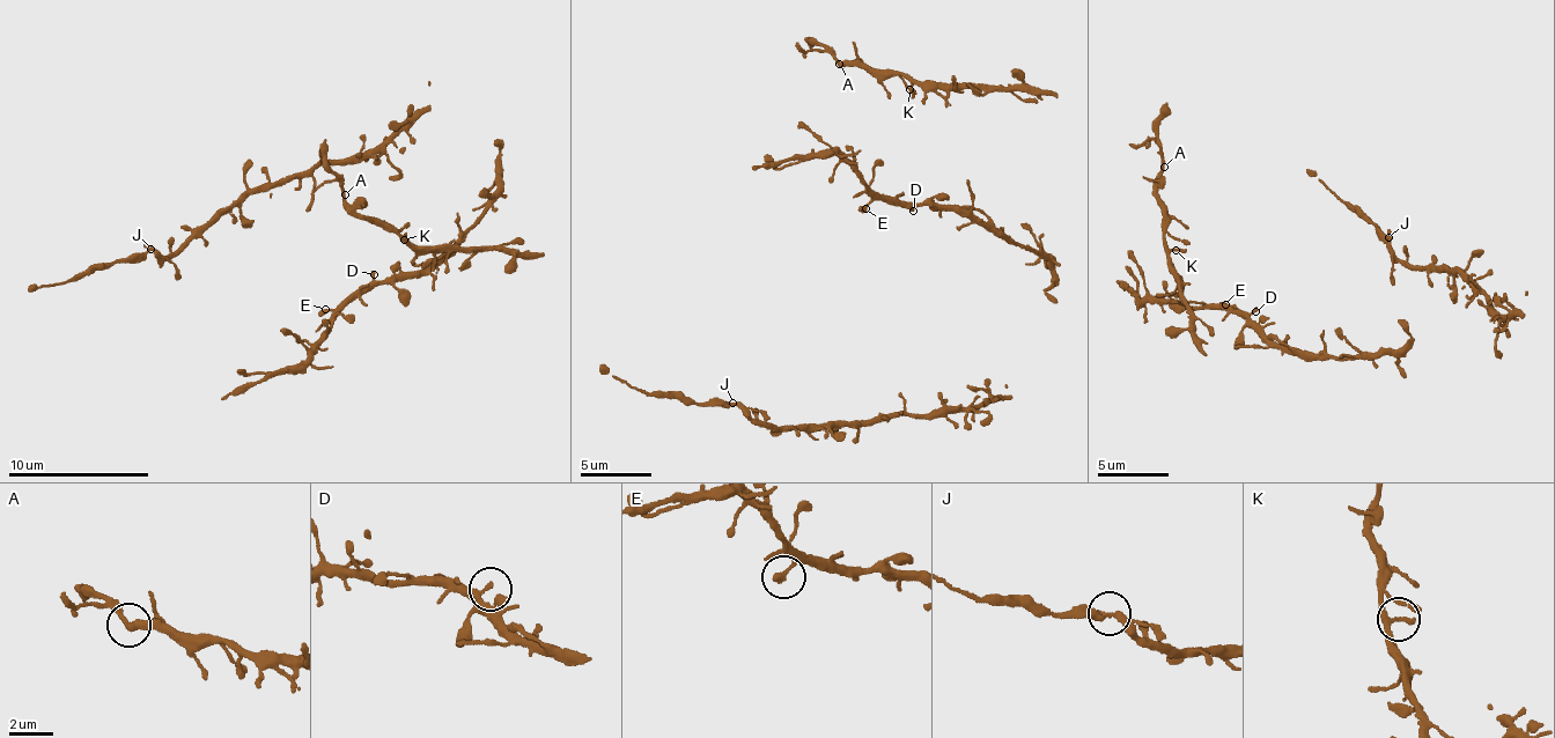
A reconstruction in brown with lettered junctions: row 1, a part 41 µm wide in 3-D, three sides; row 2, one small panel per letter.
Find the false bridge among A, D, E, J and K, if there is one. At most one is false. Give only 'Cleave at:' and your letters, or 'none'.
Cleave at: none

